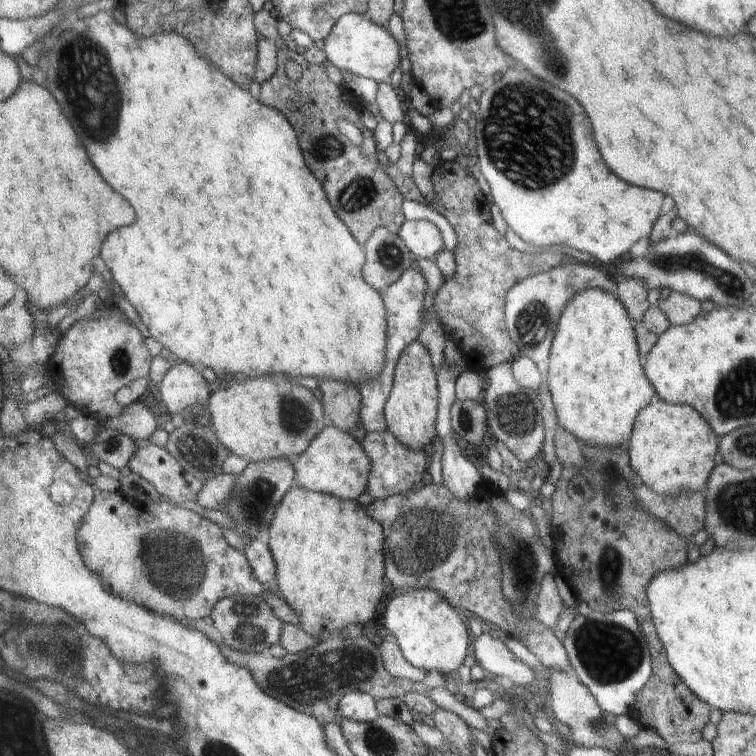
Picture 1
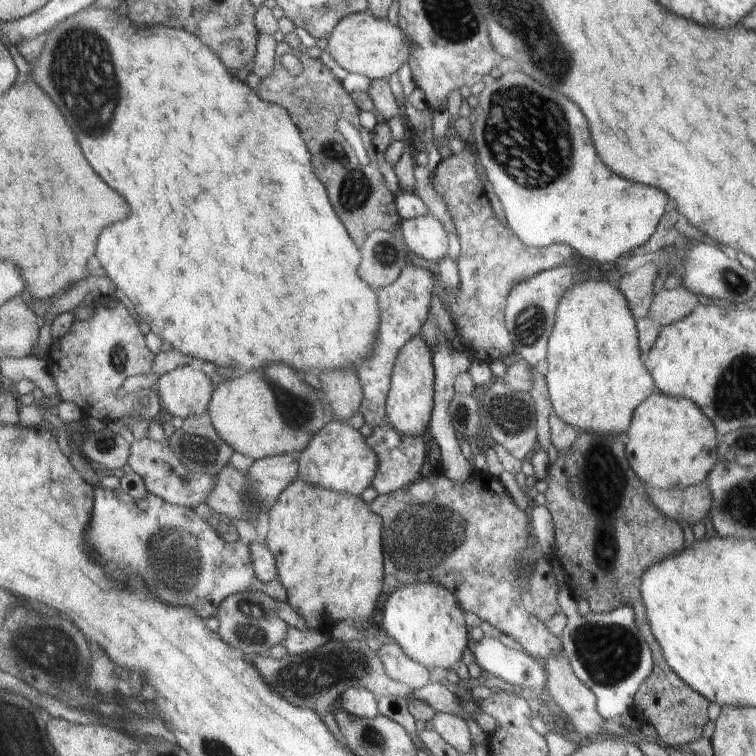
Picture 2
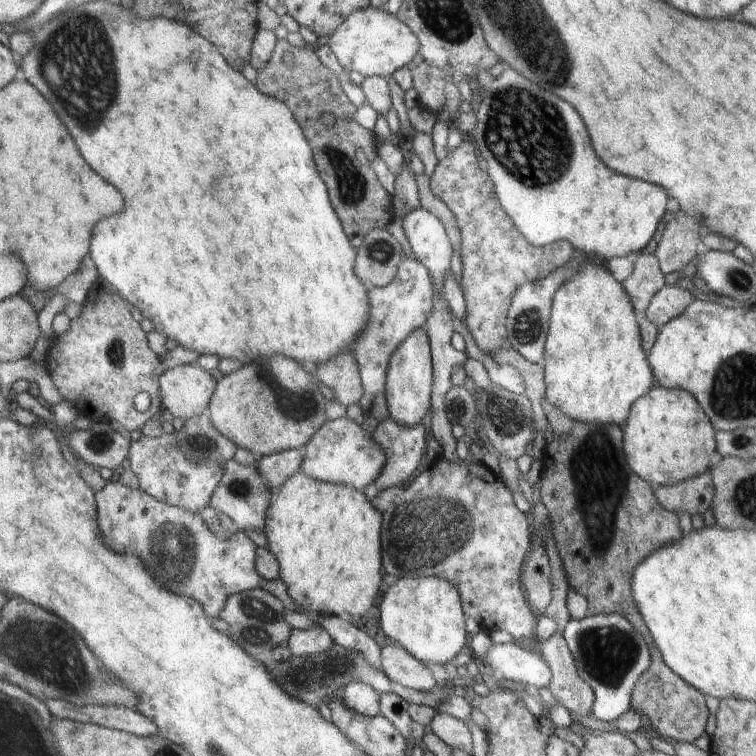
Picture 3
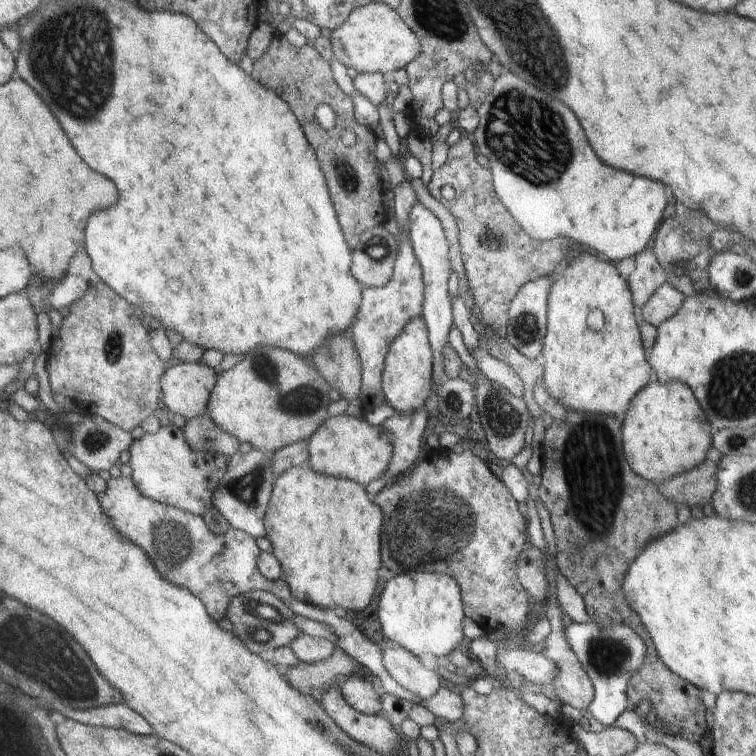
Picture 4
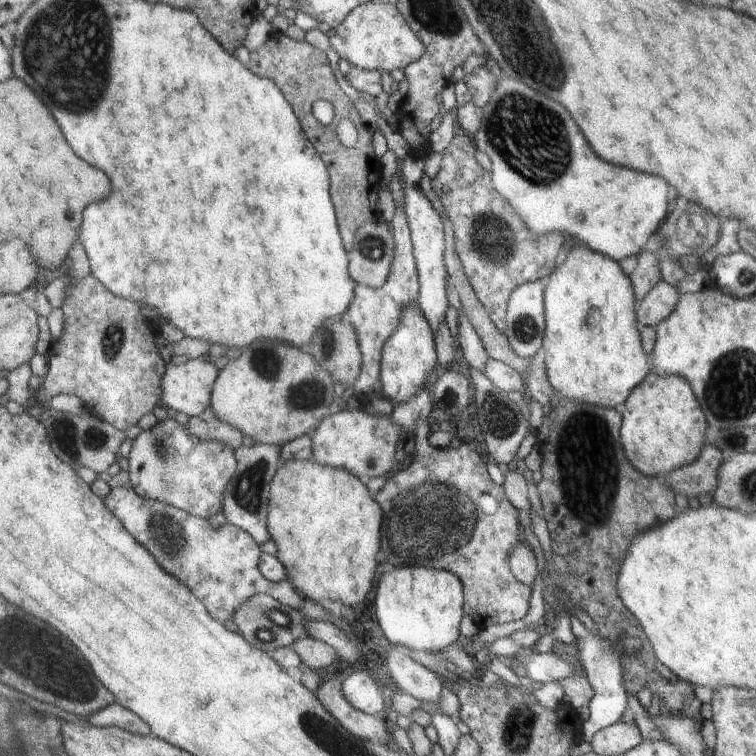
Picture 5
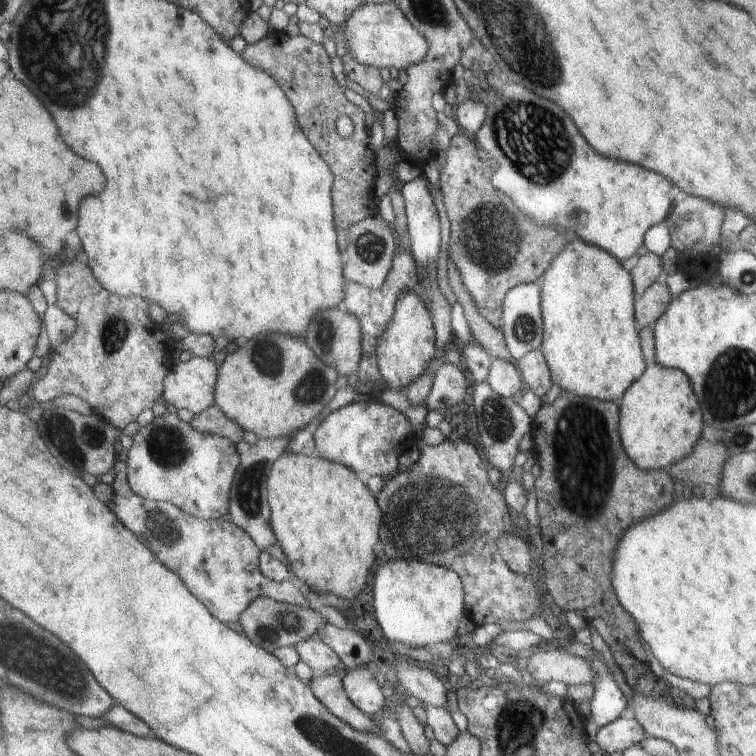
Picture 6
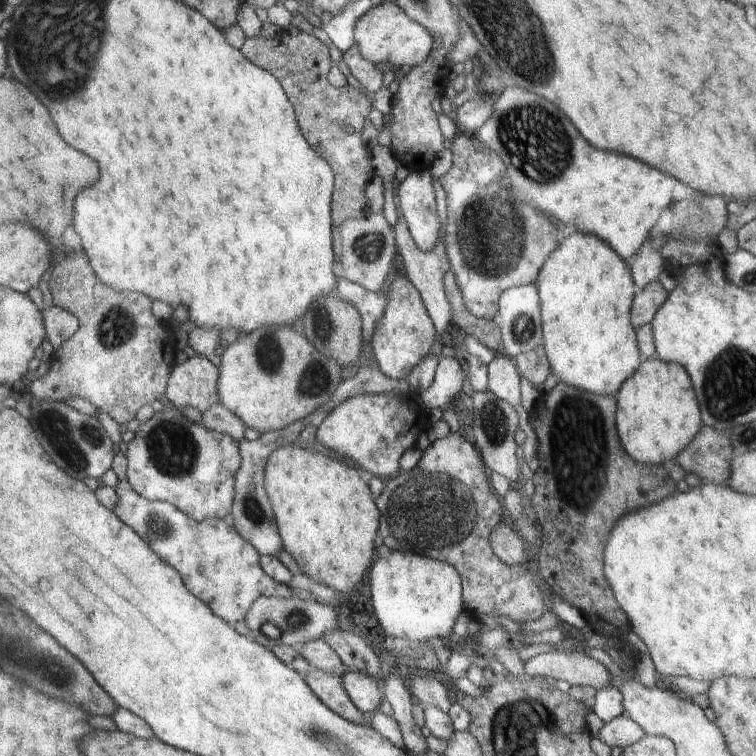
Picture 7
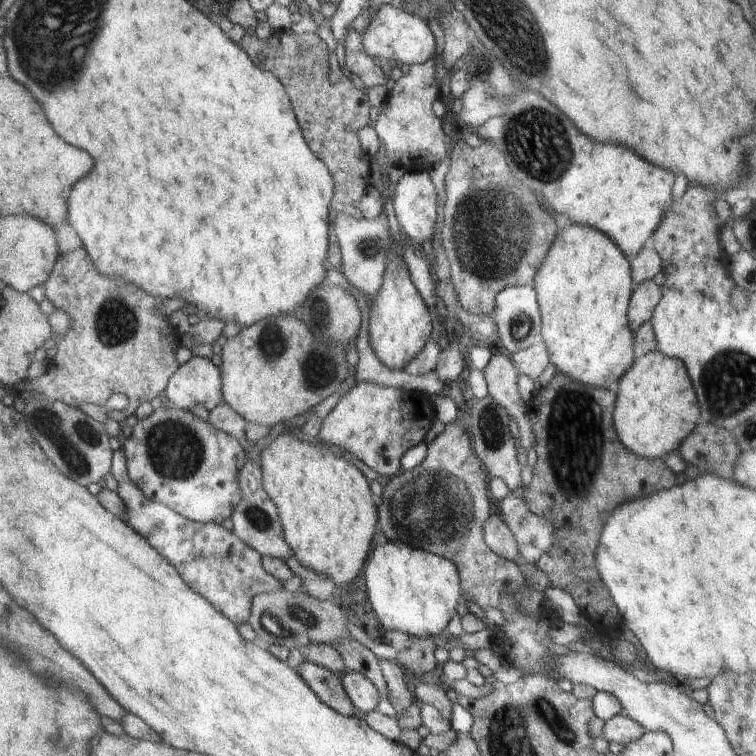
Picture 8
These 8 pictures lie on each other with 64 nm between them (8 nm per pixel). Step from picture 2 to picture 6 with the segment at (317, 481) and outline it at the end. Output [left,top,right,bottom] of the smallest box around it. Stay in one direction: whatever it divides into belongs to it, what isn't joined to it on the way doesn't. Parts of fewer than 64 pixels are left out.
[311,399,414,479]

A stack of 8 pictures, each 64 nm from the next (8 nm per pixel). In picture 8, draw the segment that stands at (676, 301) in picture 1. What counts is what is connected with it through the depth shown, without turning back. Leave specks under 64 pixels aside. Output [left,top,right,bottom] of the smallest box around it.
[629,280,662,332]

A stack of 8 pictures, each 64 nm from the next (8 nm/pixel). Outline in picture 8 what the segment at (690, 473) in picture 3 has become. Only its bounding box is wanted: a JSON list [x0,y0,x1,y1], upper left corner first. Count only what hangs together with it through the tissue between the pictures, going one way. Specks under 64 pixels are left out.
[613,350,701,459]

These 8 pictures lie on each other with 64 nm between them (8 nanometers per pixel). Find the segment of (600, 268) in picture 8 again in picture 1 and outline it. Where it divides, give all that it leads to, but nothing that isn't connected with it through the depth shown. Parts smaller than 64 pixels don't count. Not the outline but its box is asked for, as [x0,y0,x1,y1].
[547,288,657,444]

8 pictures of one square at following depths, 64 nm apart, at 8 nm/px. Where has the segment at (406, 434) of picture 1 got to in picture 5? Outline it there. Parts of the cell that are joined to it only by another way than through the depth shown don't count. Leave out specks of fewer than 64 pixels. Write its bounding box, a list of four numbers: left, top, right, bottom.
[380,302,436,405]

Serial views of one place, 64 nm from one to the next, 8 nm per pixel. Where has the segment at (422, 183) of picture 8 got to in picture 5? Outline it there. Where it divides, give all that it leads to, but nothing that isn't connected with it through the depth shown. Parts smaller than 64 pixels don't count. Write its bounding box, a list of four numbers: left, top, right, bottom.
[404,185,448,338]

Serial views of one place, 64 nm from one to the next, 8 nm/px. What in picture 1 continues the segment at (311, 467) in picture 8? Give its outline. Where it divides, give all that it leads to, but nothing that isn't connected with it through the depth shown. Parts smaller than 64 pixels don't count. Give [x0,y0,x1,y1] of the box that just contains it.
[267,485,384,641]

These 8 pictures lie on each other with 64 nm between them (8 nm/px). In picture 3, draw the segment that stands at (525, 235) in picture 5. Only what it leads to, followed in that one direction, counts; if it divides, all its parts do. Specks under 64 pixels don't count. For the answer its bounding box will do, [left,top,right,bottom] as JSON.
[430,140,574,355]

